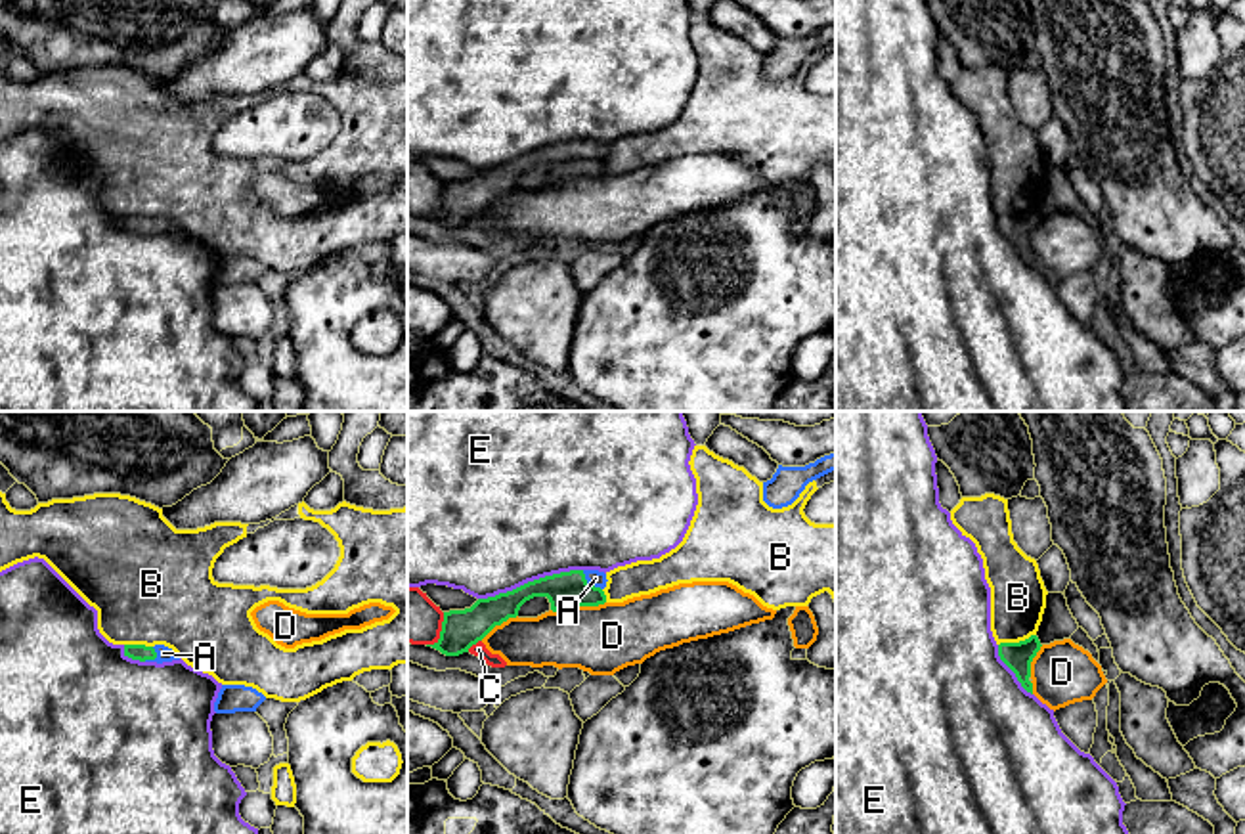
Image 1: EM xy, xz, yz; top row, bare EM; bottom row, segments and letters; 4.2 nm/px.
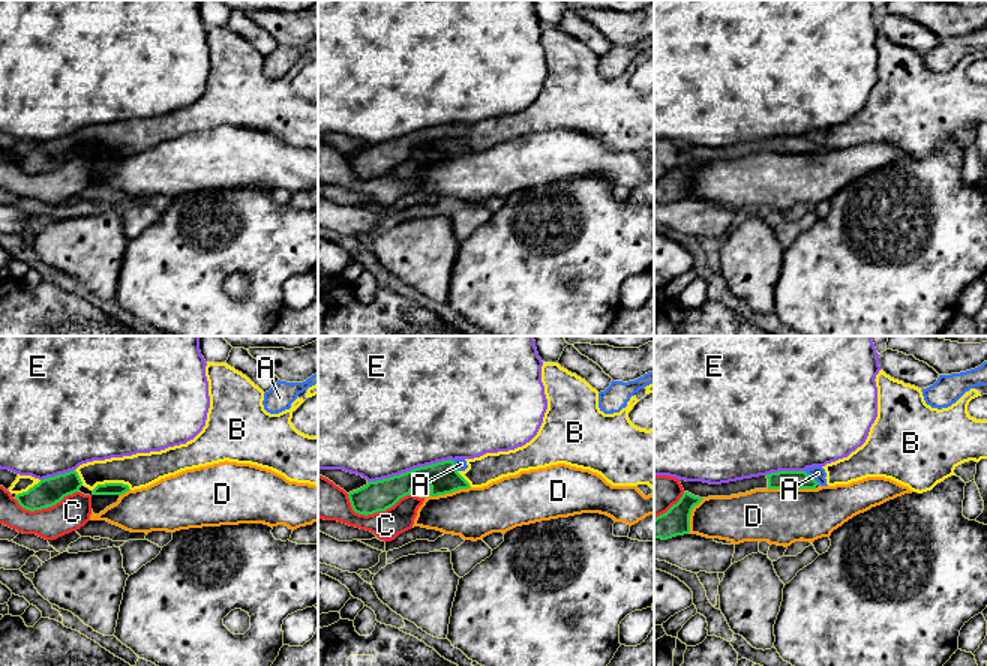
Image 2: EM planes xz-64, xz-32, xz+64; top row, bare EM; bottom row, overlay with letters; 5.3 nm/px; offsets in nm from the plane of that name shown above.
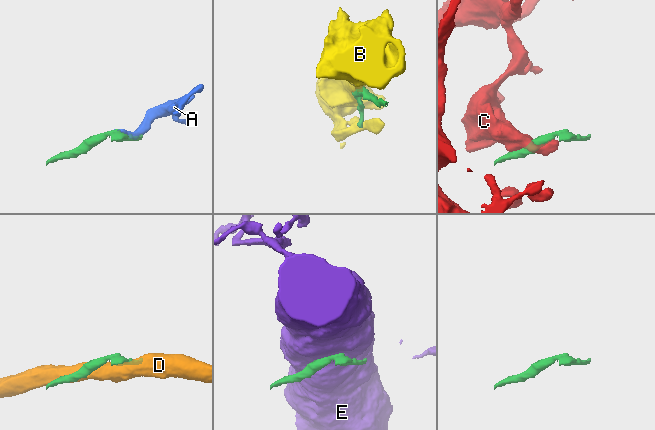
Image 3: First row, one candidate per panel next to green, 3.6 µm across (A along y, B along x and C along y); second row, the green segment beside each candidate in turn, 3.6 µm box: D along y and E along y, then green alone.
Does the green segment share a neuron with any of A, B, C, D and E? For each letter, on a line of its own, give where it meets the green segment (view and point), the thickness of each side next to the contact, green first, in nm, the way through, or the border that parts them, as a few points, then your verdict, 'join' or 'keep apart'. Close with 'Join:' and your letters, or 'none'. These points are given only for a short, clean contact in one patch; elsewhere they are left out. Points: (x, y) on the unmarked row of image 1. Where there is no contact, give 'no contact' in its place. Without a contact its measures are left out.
A: contact xz (588, 155); calibres 160 and 70 nm; way xz (567, 161), (588, 155), (595, 150); join
B: contact yz (1016, 215); calibres 120 and 240 nm; keep apart
C: contact xz (440, 203); calibres 160 and 220 nm; keep apart
D: contact xz (578, 176); calibres 160 and 300 nm; keep apart
E: contact xz (530, 153); calibres 160 and 500 nm; keep apart
Join: A

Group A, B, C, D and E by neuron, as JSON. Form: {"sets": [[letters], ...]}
{"sets": [["A"], ["B"], ["C"], ["D"], ["E"]]}

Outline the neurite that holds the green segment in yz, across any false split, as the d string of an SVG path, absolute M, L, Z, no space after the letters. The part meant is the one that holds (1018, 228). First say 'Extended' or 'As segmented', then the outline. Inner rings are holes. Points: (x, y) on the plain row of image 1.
As segmented. M1031 207L1025 212L1019 214L1000 214L998 216L998 228L1000 231L1016 245L1021 258L1033 266L1033 254L1031 249L1031 233L1040 222L1040 212L1037 207Z

